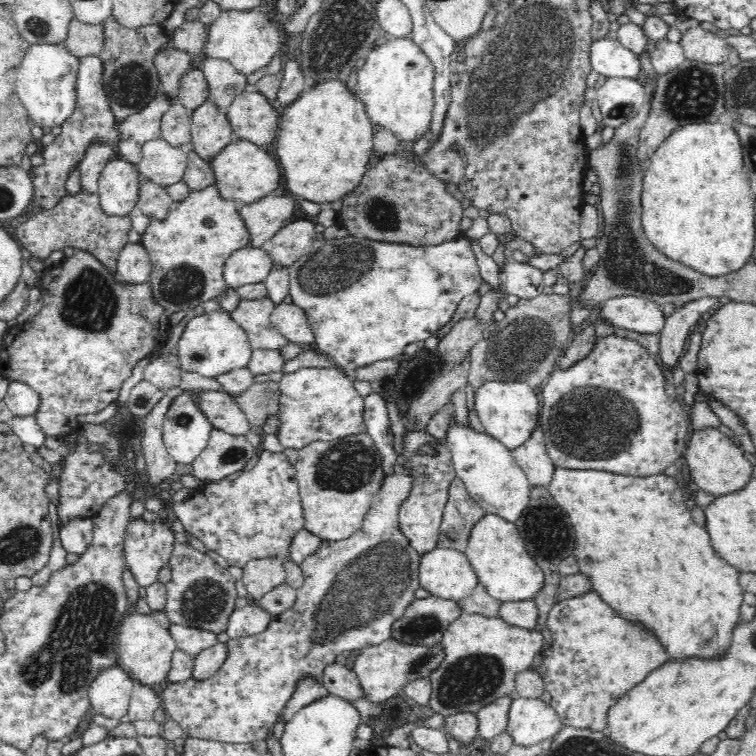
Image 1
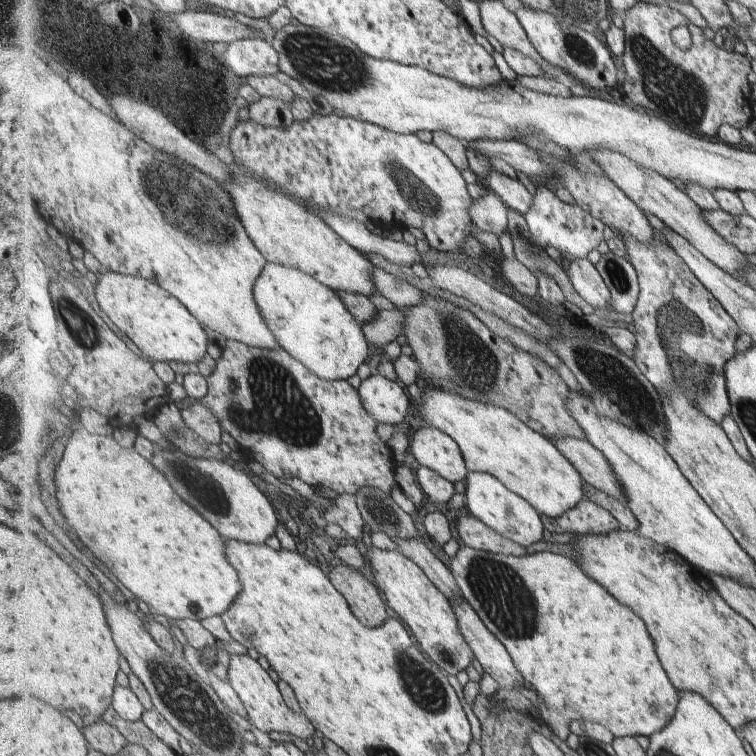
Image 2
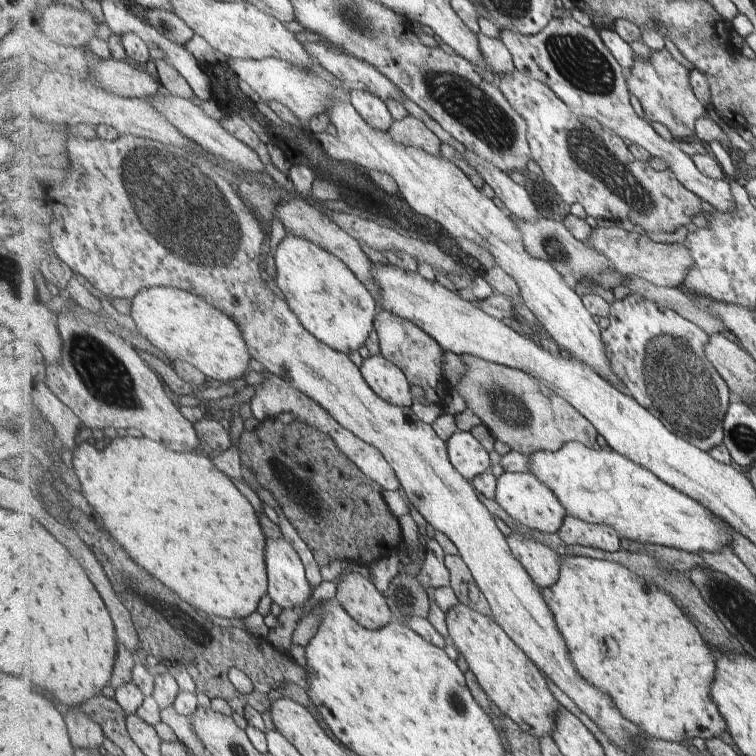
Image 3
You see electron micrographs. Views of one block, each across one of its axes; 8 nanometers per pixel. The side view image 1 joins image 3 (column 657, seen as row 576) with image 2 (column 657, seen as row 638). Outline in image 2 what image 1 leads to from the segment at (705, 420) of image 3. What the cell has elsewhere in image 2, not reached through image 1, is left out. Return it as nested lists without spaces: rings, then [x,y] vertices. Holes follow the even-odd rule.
[[[619,234],[617,237],[626,247],[629,259],[638,272],[640,282],[640,297],[633,312],[634,333],[638,340],[634,361],[657,390],[681,389],[691,396],[705,414],[709,415],[709,418],[721,425],[725,416],[732,410],[724,368],[737,353],[735,344],[737,344],[737,336],[741,333],[737,321],[661,235],[651,244],[644,243],[633,235]]]

